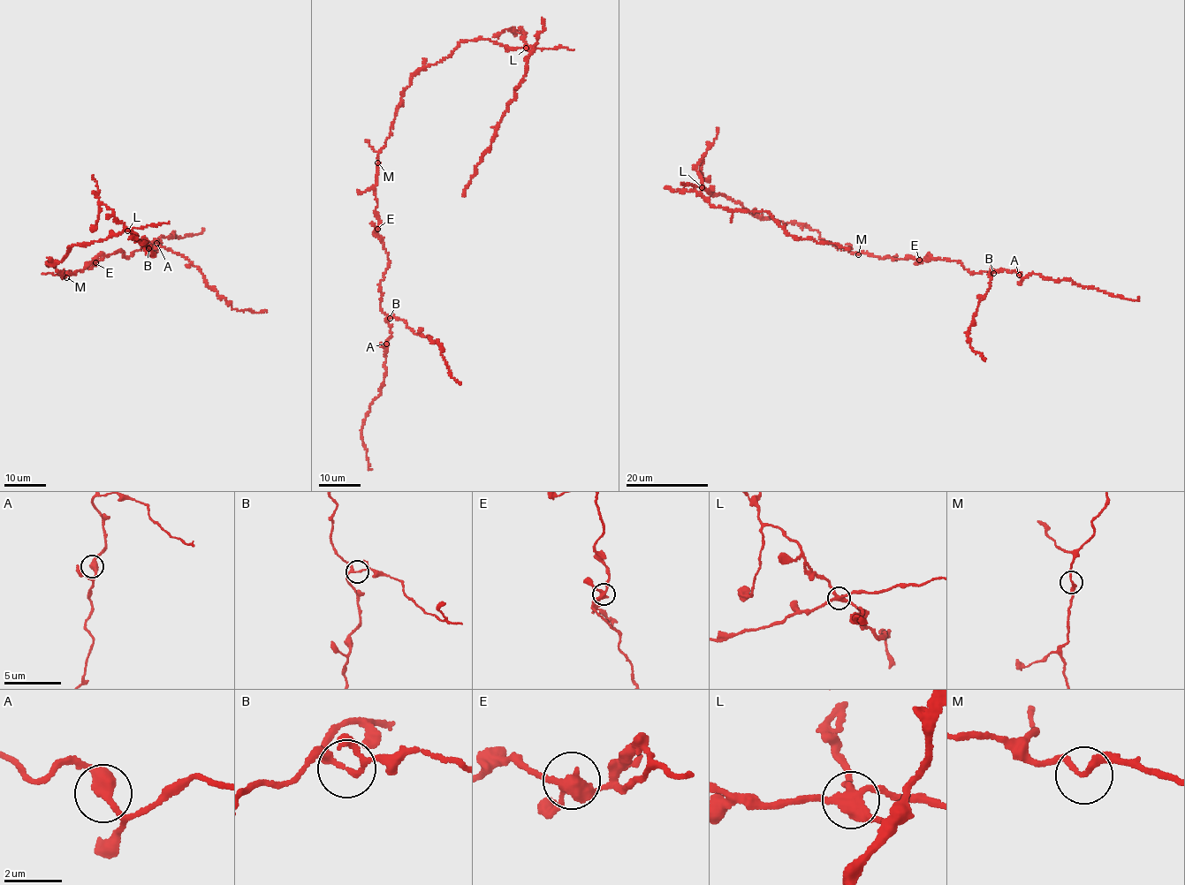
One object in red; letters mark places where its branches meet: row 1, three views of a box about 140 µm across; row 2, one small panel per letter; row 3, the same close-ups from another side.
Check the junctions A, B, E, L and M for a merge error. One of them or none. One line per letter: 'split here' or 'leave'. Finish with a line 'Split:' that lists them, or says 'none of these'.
A: leave
B: leave
E: leave
L: split here
M: leave
Split: L

